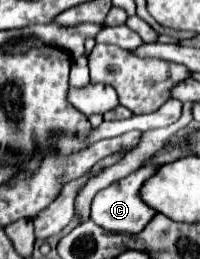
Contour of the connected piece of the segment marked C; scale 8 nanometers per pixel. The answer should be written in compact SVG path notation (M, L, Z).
M144 166L144 168L138 168L136 172L128 174L126 178L110 184L108 188L100 190L94 200L92 200L92 212L90 212L90 220L94 224L98 224L100 228L108 230L108 232L120 232L120 234L138 234L150 220L152 216L156 214L150 206L146 206L138 192L140 192L140 186L146 178L150 178L154 174L154 168L156 166Z

